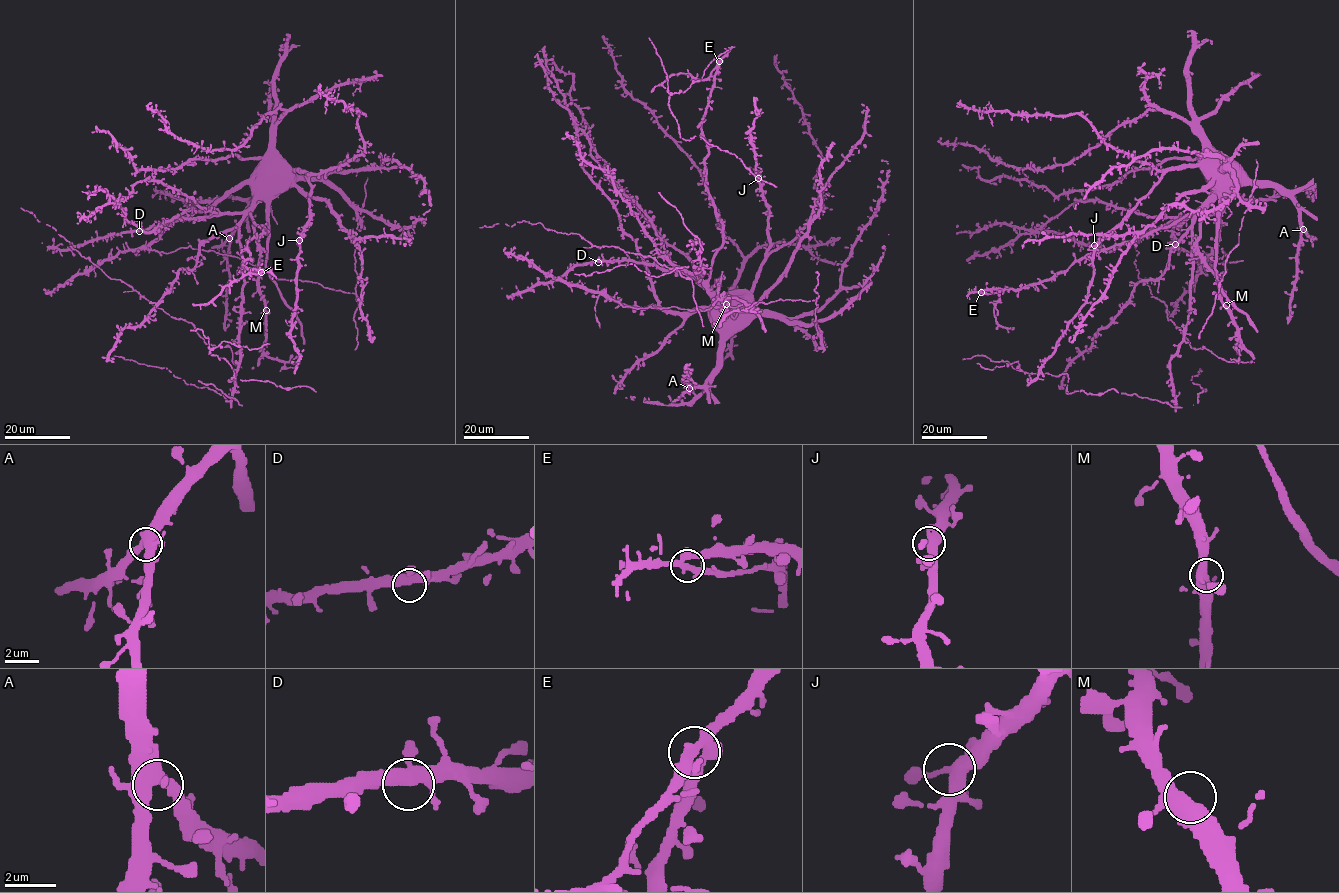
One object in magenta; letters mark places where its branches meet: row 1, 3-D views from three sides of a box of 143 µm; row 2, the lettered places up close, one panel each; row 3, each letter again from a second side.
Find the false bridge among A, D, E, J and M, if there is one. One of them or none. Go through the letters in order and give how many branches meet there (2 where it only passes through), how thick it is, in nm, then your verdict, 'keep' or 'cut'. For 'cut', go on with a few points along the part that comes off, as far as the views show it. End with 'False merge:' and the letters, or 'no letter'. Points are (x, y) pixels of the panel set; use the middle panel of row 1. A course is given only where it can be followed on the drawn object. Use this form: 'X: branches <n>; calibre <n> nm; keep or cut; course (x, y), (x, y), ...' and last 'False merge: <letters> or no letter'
A: branches 4; calibre 400 nm; keep
D: branches 4; calibre 360 nm; keep
E: branches 4; calibre 320 nm; cut; course (719, 61), (706, 78), (672, 74), (651, 92)
J: branches 4; calibre 320 nm; keep
M: branches 4; calibre 360 nm; keep
False merge: E

